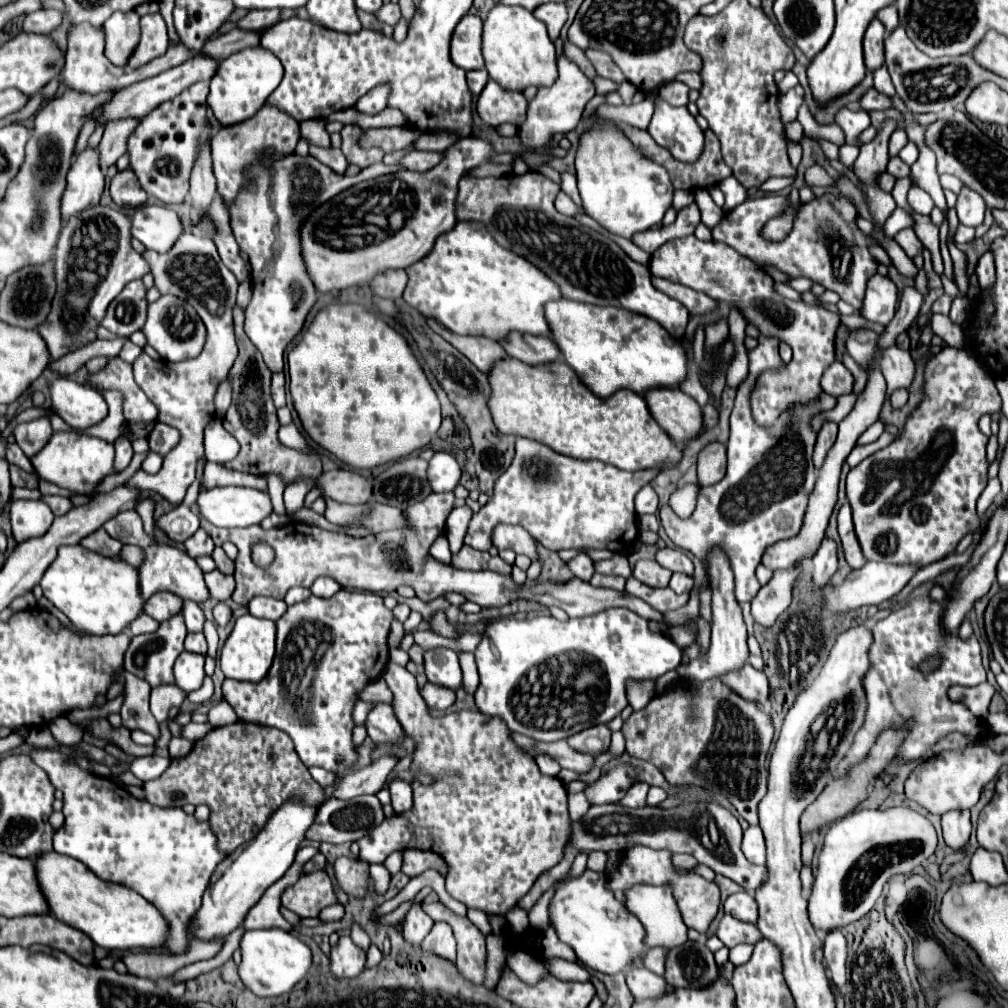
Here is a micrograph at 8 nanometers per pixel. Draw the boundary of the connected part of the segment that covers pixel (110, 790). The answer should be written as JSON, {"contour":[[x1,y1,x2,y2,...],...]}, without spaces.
{"contour":[[38,748,30,752,32,762,38,764,50,778,52,786,64,792,64,826,54,834,54,850,58,854,66,854,84,862,98,878,108,882,124,884,138,894,142,894,152,906,160,910,164,918,168,918,168,950,180,948,186,950,190,942,188,922,200,908,200,900,208,880,216,868,216,864,224,858,222,852,216,850,216,836,210,830,208,822,198,822,194,816,188,816,182,808,160,808,152,806,145,800,138,800,125,787,114,783,111,779,90,774,76,766,72,756,66,756,56,750]]}

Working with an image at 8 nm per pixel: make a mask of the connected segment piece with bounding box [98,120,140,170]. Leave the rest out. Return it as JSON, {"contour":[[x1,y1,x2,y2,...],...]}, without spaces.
{"contour":[[112,120,112,124,108,124,102,136,102,142,98,146,102,170,106,170,126,152,128,136,132,136,132,132,136,130,136,124,140,124,140,120]]}

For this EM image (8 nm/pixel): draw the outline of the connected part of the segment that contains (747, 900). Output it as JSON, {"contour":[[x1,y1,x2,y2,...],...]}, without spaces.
{"contour":[[736,892,736,894,728,896,728,900,724,902,724,910,726,910,726,914,736,916,738,920,744,920,744,922,756,924,756,920,758,920,756,900,750,892]]}

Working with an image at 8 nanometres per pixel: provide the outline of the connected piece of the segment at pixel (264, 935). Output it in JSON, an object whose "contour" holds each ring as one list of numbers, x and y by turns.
{"contour":[[280,928,248,930,240,942,240,950,242,962,238,964,238,976,256,996,282,996,284,992,290,992,308,972,312,962,308,946]]}

